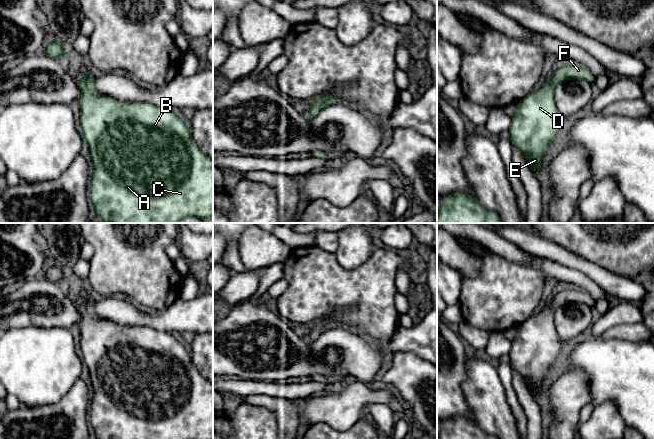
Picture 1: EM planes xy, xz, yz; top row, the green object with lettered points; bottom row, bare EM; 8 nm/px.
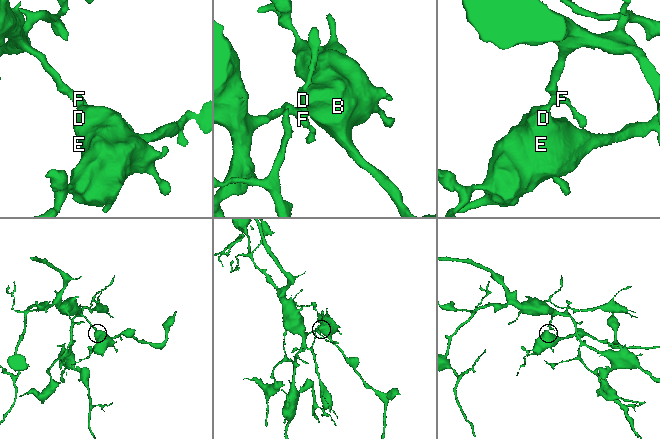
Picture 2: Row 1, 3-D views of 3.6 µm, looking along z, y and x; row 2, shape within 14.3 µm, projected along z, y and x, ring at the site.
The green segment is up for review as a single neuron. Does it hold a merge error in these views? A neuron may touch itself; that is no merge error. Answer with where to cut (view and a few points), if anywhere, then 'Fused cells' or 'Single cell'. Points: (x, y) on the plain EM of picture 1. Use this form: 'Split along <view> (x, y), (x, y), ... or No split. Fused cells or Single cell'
No split. Single cell

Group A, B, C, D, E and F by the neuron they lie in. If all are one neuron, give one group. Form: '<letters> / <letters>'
A B C D E F

